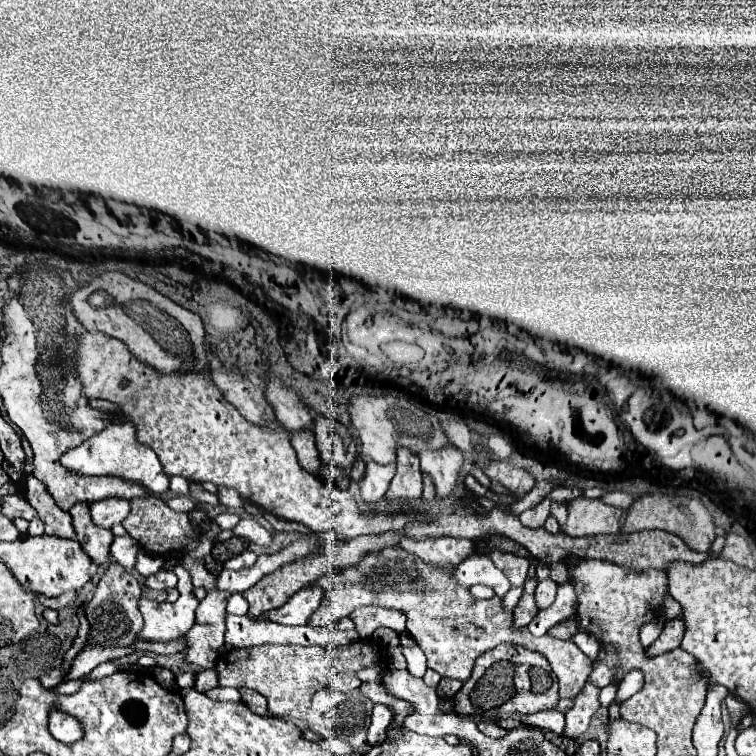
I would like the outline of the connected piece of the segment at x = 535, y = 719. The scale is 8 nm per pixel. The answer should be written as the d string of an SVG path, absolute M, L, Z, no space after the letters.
M544 710L538 714L530 714L530 716L522 716L522 722L530 722L534 726L542 726L554 734L564 734L564 714L558 710Z

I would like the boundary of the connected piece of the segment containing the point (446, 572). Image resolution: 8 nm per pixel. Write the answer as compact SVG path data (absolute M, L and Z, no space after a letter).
M400 546L370 552L362 556L362 560L358 560L354 566L342 568L342 572L334 572L332 566L332 570L326 572L322 580L318 580L316 586L324 590L324 596L322 604L310 616L308 624L336 626L340 618L350 616L350 612L360 606L394 608L406 614L408 634L426 654L428 668L436 670L440 676L466 682L472 674L476 658L482 652L492 650L498 644L510 642L540 652L558 676L560 698L574 700L592 672L592 660L572 640L558 640L552 636L536 638L530 634L528 628L514 628L512 612L504 610L500 596L492 596L490 600L474 600L468 588L458 588L458 584L450 580L450 572L454 572L454 566L442 568L428 564Z

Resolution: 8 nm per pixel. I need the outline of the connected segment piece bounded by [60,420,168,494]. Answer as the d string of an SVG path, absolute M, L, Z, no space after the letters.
M116 420L116 422L108 424L102 432L94 434L80 446L68 450L60 462L68 470L84 474L84 476L112 474L112 476L120 476L120 478L138 482L154 494L164 494L168 490L168 476L166 476L166 472L162 472L158 456L154 454L154 450L150 446L138 442L134 424L126 424L126 420L124 422Z

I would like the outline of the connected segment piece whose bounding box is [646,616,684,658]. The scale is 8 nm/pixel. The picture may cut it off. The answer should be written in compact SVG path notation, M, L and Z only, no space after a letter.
M678 616L674 620L666 620L662 634L658 636L658 640L652 646L648 646L646 656L652 658L652 656L658 656L658 654L664 654L664 652L670 652L670 650L678 648L680 642L682 642L682 632L684 632L682 616Z

